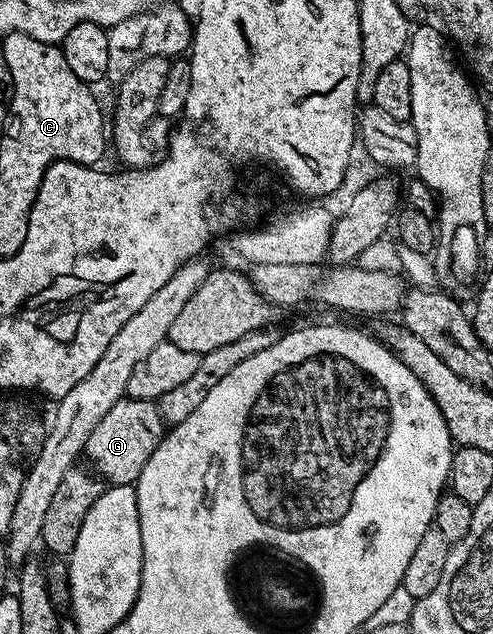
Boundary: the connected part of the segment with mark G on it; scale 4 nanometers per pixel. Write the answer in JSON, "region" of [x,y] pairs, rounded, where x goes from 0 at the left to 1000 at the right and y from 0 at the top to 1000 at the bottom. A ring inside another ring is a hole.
{"region":[[[256,626],[225,639],[209,664],[193,670],[193,677],[176,689],[168,718],[189,729],[187,741],[215,763],[270,765],[329,691],[331,674],[320,662],[316,640],[300,629]]]}

